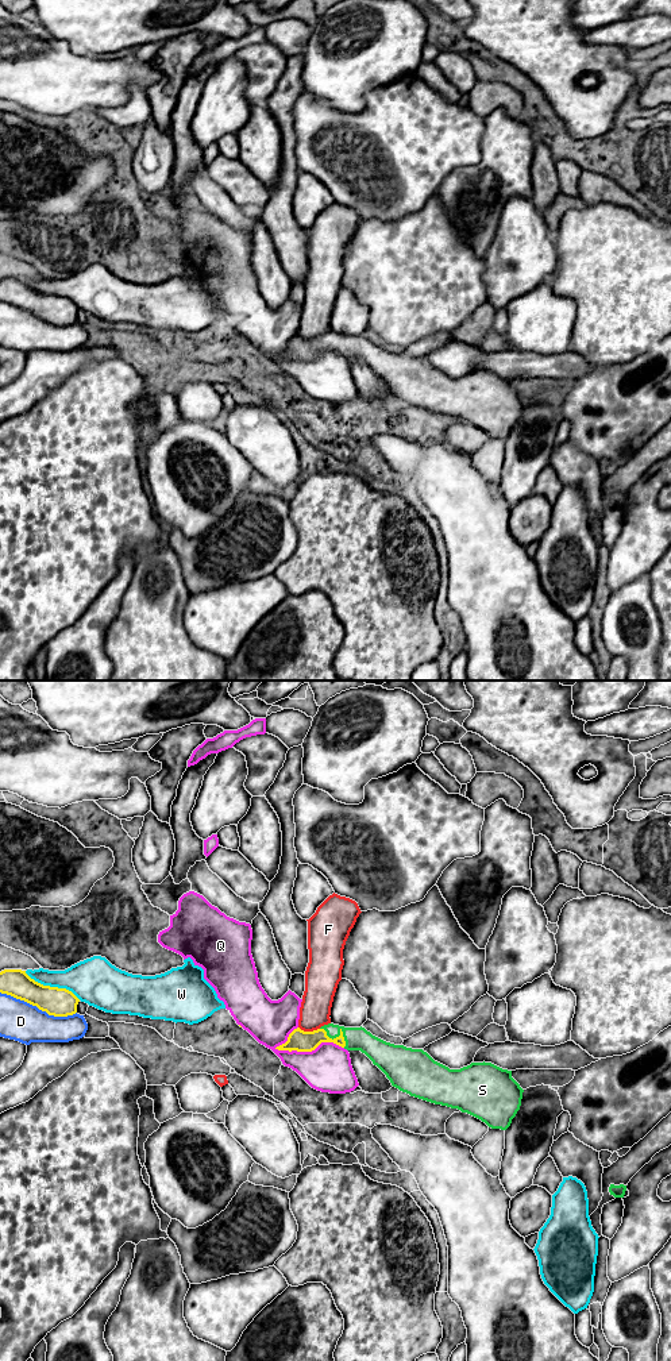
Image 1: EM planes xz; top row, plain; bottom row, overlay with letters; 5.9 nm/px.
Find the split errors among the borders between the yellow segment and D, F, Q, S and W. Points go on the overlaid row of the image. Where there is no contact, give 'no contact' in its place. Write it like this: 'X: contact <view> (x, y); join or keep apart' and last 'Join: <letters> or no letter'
D: contact xz (38, 1007); keep apart
F: contact xz (309, 1032); keep apart
Q: contact xz (309, 1051); keep apart
S: contact xz (335, 1038); join
W: contact xz (53, 987); keep apart
Join: S

